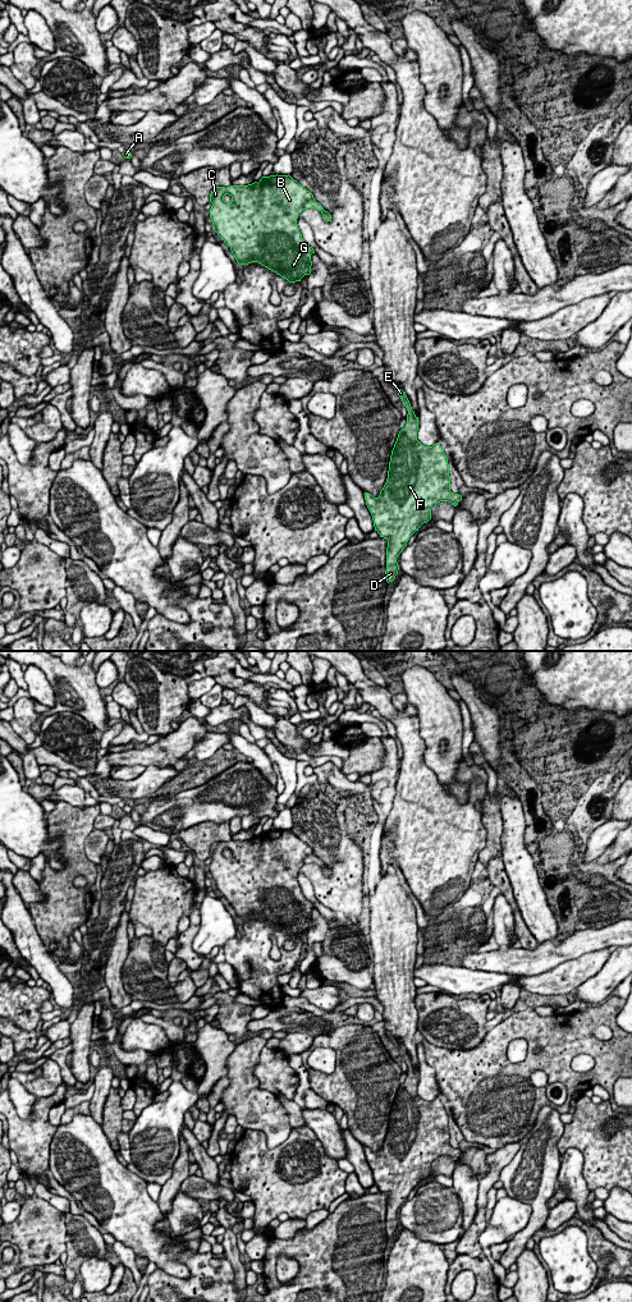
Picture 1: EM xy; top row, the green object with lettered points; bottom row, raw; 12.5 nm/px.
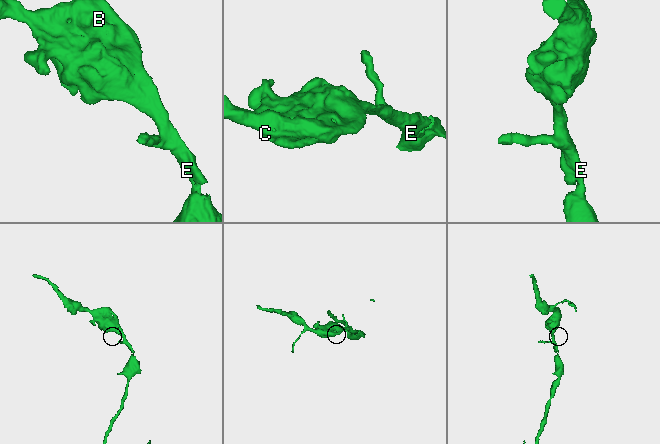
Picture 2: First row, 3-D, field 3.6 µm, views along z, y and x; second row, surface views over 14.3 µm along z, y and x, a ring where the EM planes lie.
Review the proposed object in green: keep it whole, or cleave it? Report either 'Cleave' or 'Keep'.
Keep

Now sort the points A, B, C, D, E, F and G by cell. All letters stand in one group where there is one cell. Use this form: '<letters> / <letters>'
A B C D E F G

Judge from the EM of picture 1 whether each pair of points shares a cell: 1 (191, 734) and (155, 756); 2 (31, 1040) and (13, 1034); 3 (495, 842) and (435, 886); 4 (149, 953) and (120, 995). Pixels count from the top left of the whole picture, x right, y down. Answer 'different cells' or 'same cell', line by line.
1: same cell
2: same cell
3: different cells
4: different cells

